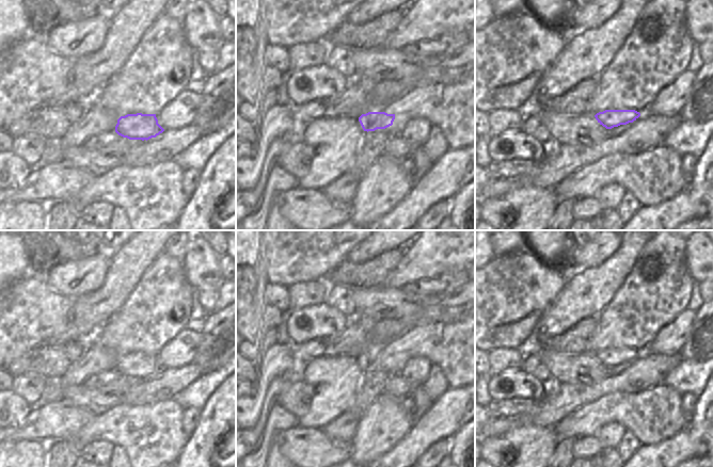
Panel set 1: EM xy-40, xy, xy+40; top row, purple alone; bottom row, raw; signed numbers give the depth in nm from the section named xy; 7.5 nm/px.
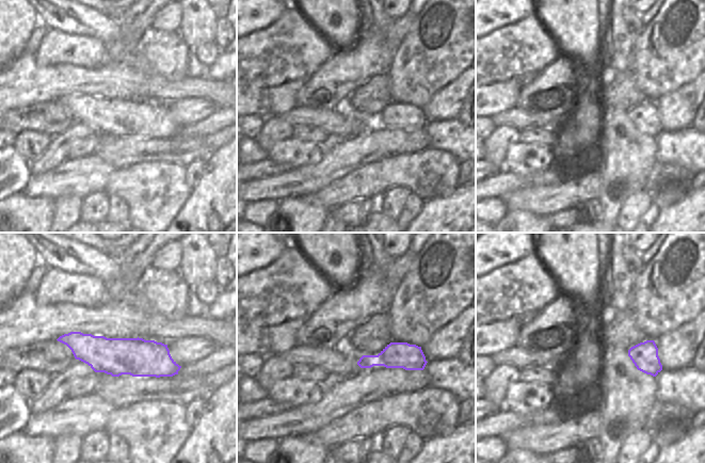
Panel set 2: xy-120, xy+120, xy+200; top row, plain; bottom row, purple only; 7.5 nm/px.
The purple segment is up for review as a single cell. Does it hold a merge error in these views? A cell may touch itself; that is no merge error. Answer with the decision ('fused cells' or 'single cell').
fused cells

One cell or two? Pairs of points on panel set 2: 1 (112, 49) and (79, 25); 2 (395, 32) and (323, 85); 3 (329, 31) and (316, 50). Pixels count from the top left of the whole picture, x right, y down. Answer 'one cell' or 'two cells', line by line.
1: two cells
2: one cell
3: two cells

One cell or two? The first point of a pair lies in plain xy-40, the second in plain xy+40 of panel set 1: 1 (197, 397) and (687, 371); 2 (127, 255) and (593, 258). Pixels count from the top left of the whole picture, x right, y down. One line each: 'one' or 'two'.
1: one
2: two

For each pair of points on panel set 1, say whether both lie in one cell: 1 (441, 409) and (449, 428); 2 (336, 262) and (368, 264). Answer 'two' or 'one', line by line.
1: two
2: two

